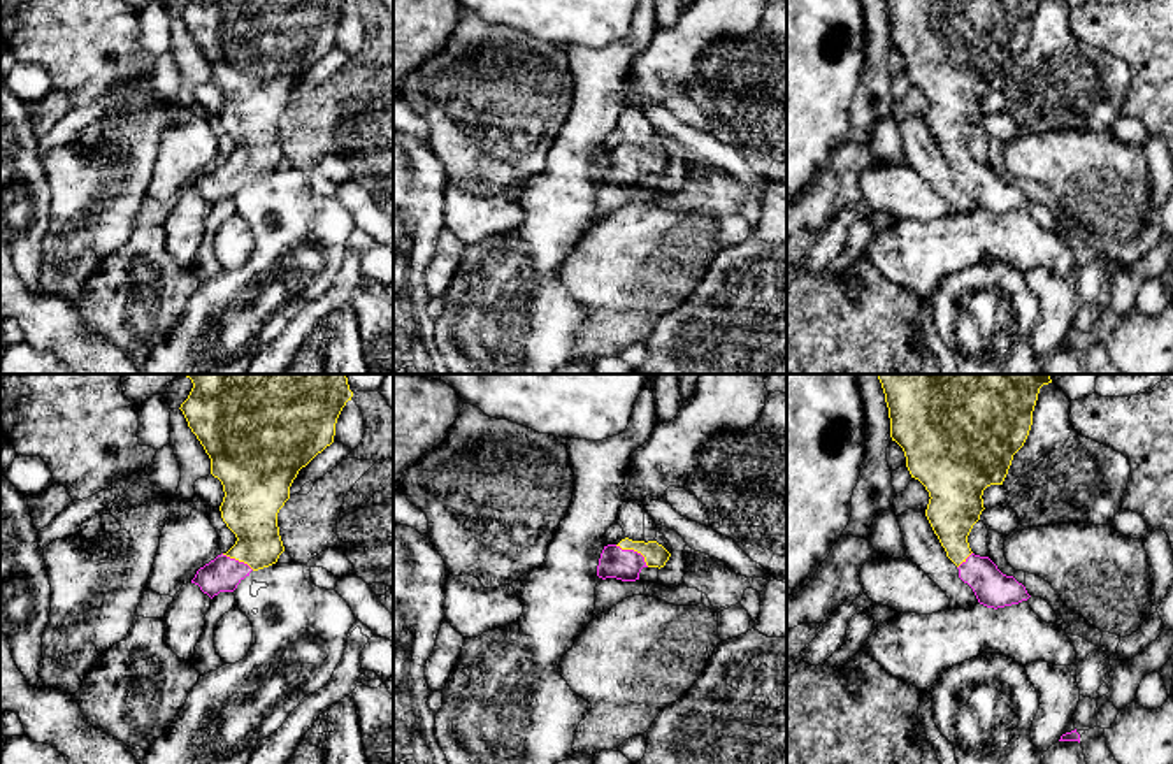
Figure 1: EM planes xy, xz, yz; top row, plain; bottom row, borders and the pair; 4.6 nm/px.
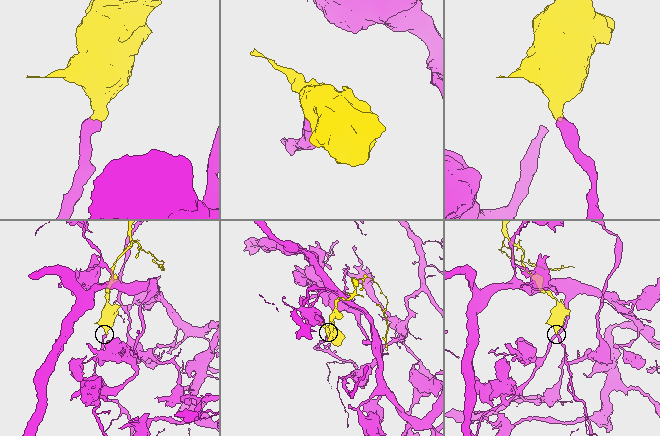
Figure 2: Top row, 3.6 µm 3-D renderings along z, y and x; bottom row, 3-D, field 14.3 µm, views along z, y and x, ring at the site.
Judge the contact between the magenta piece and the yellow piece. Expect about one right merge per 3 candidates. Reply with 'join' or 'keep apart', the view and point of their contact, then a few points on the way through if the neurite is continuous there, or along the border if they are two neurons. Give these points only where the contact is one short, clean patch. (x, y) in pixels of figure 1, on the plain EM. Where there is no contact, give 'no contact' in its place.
join | xz (633, 157) | across xz (624, 171), (633, 157), (655, 162)

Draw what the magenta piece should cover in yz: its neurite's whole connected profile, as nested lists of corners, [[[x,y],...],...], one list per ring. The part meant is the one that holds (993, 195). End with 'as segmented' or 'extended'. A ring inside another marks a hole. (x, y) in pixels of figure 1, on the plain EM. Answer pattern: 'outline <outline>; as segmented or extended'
outline [[[885,0],[890,44],[903,54],[911,84],[929,98],[925,123],[934,141],[978,209],[994,216],[1018,211],[1031,202],[989,163],[975,162],[968,142],[985,116],[983,97],[1003,91],[1013,61],[1024,53],[1036,7],[1038,0]]]; extended

